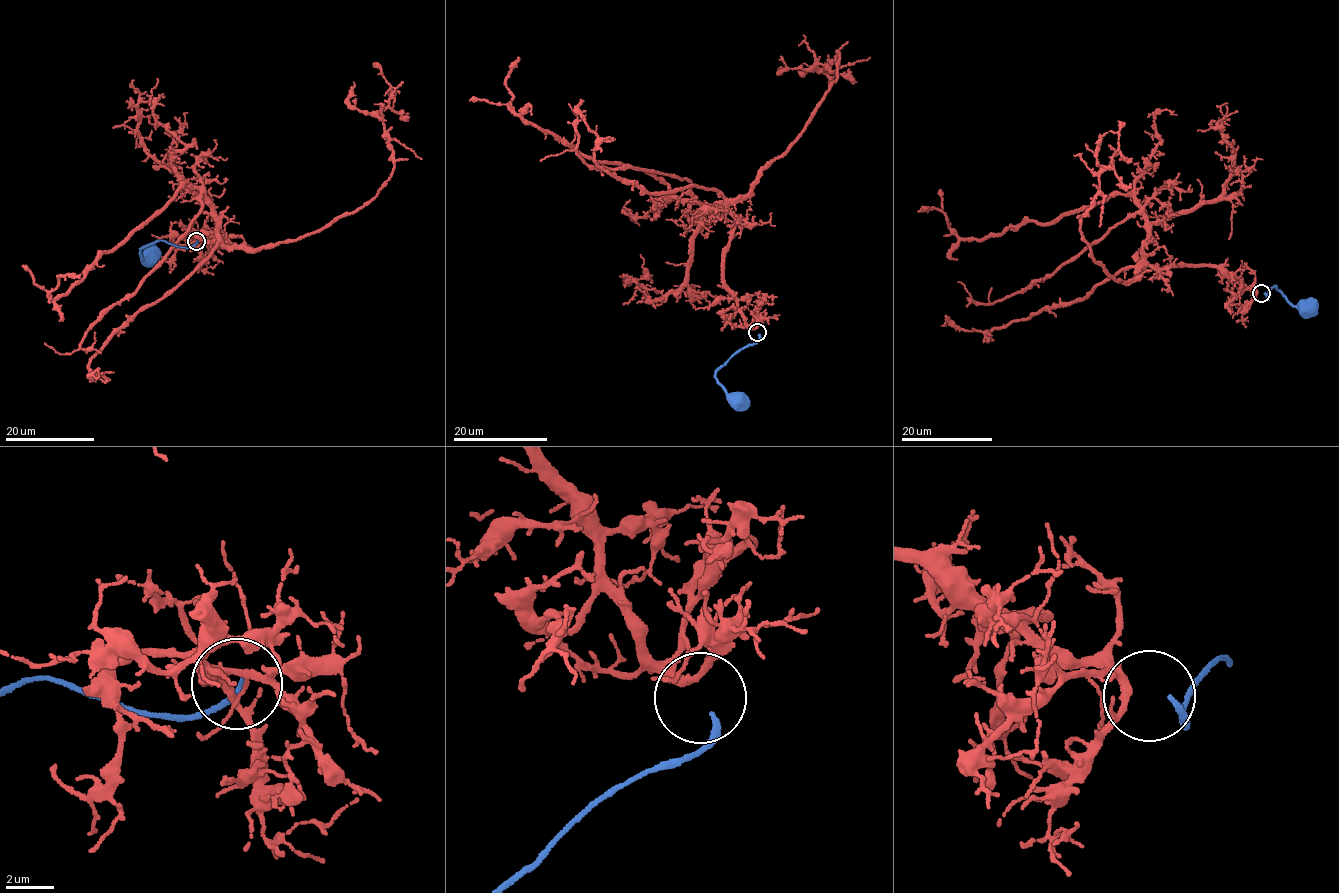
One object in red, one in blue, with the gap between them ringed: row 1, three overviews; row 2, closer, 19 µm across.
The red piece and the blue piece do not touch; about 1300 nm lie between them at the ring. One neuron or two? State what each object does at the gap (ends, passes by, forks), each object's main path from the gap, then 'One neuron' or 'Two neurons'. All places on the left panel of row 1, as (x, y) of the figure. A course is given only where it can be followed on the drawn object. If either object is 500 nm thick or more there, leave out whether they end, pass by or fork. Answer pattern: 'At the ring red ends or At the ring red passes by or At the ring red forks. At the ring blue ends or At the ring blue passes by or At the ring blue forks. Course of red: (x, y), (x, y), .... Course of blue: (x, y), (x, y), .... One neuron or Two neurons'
At the ring red passes by. At the ring blue ends. Course of red: (196, 242), (190, 229), (221, 239), (211, 202), (188, 179), (52, 300), (59, 275), (79, 278). Course of blue: (197, 241), (188, 247), (159, 240), (148, 244), (139, 254), (142, 259), (152, 259). One neuron

